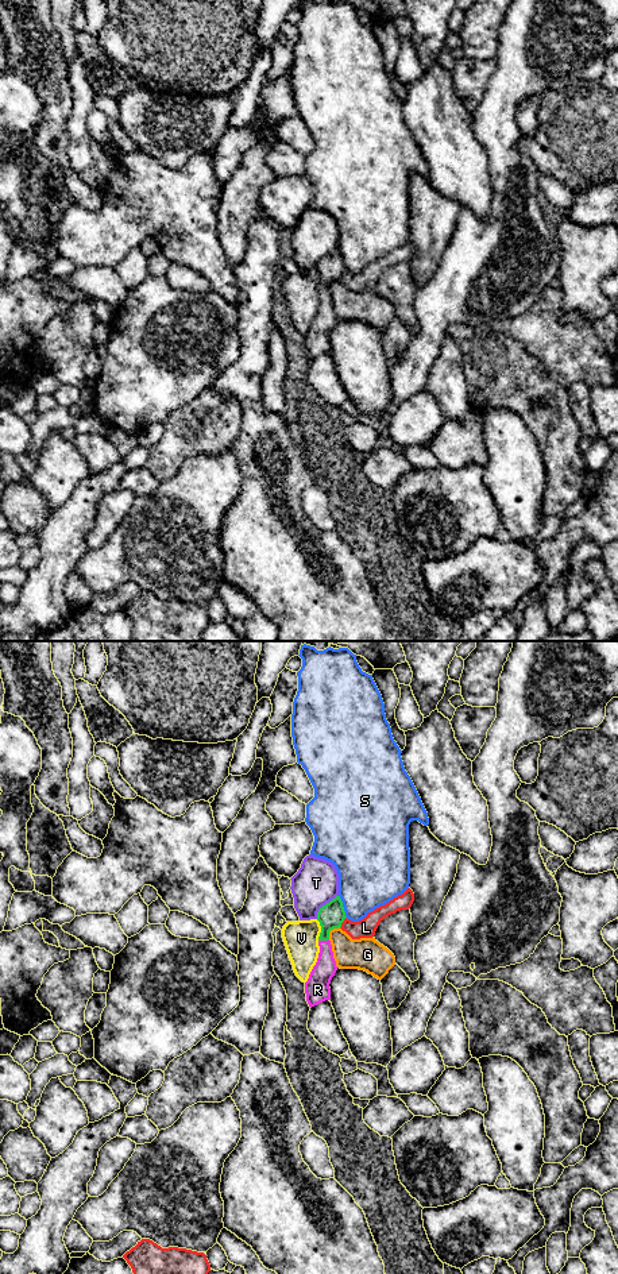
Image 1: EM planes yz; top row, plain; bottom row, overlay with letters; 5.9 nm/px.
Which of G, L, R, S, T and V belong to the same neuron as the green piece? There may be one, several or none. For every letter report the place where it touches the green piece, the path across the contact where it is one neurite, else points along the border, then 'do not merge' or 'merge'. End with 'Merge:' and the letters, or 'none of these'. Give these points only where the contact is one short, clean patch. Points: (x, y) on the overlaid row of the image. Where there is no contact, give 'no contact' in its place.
G: yz (331, 929) | do not merge
L: yz (343, 921) | do not merge
R: yz (323, 939) | across yz (331, 915), (323, 939), (324, 971), (320, 977) | merge
S: yz (342, 906) | do not merge
T: yz (325, 904) | along yz (338, 895), (319, 910), (316, 918) | do not merge
V: yz (321, 930) | along yz (316, 919), (320, 926), (319, 939) | do not merge
Merge: R

